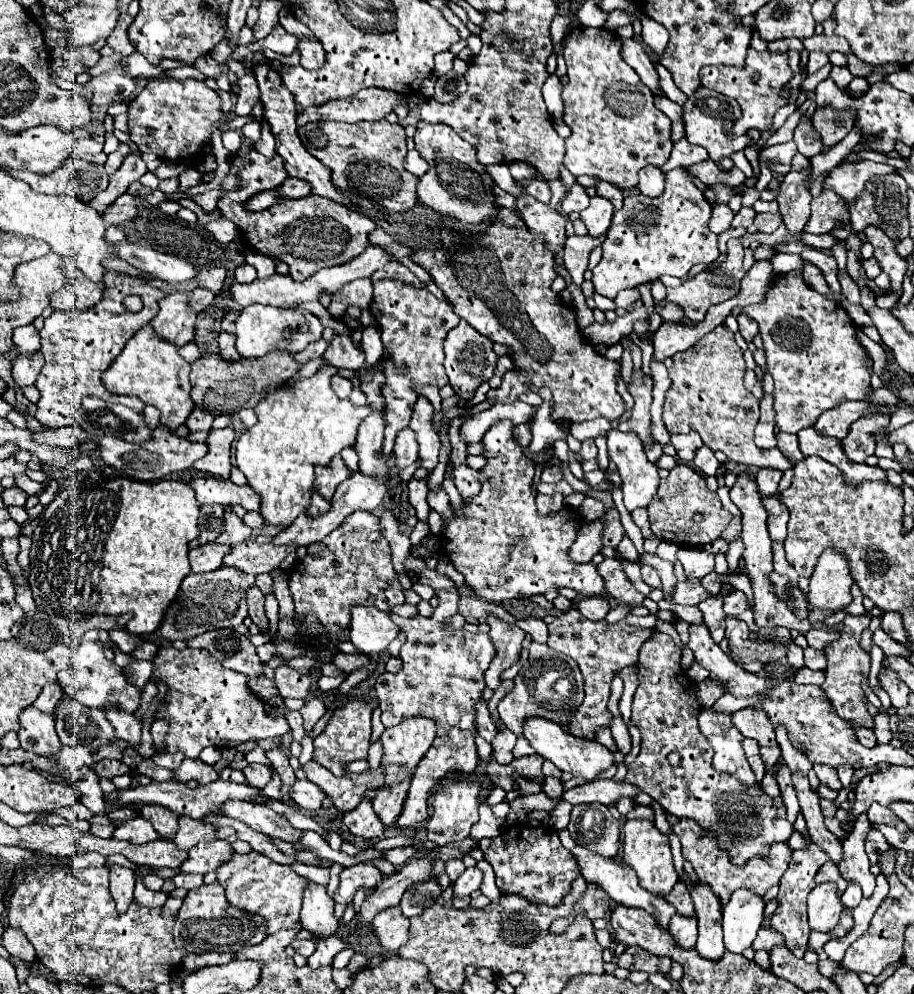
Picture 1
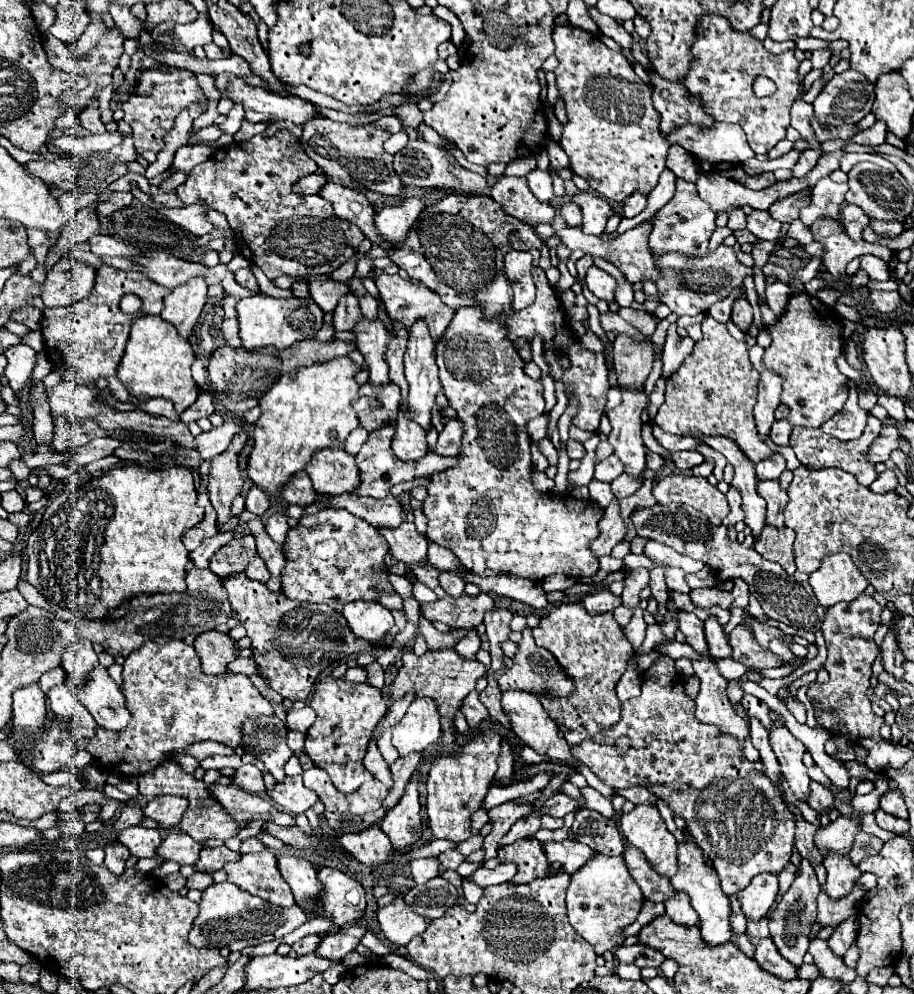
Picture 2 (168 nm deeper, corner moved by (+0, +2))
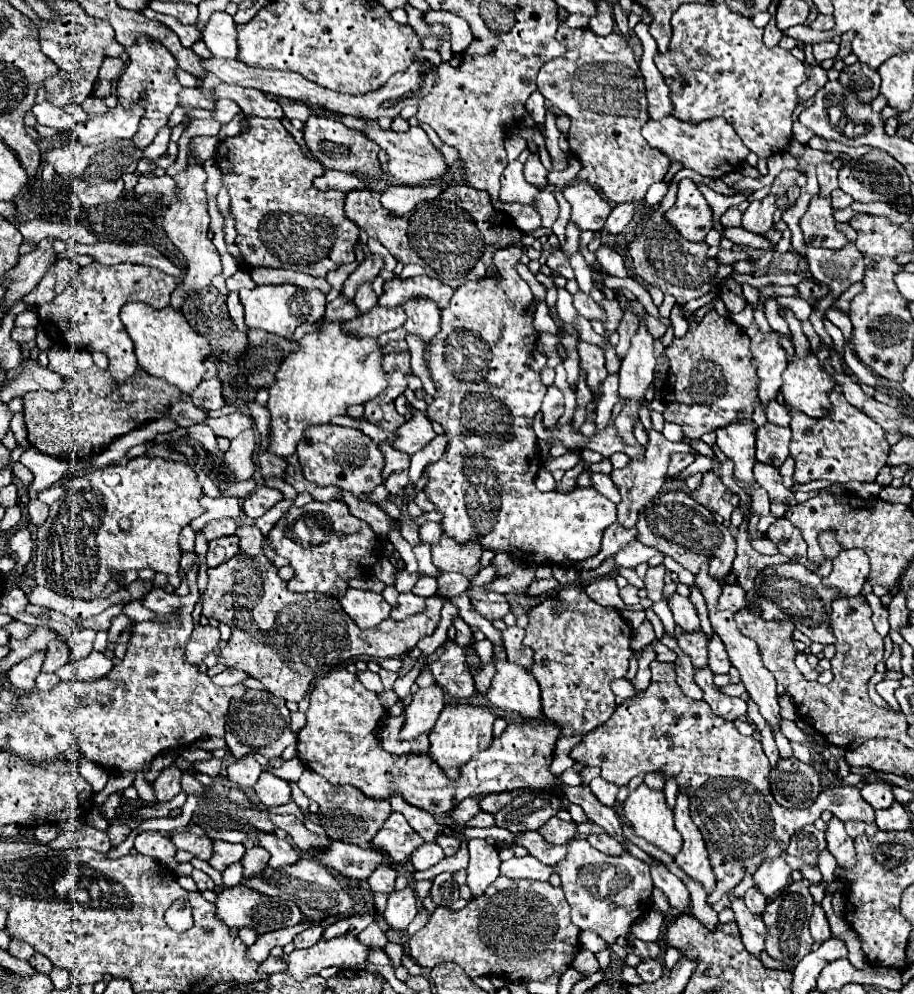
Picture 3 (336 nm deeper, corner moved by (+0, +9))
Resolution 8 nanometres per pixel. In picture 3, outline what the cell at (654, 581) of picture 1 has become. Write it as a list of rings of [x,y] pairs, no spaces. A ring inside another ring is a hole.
[[[657,565],[657,567],[649,567],[647,575],[645,575],[645,589],[649,593],[651,601],[661,601],[663,599],[663,577],[665,577],[665,567]]]

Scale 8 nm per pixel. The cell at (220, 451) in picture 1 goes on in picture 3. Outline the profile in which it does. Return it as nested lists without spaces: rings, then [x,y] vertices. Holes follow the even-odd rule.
[[[251,429],[243,431],[231,441],[231,447],[225,453],[225,465],[233,471],[237,479],[251,479],[255,469],[251,461],[253,449],[255,449],[255,435]]]

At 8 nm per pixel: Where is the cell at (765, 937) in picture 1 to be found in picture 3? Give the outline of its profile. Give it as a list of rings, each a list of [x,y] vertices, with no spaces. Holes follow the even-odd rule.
[[[751,887],[751,889],[745,893],[745,905],[747,905],[747,909],[749,909],[753,915],[763,915],[765,905],[767,905],[767,899],[765,899],[755,887]]]

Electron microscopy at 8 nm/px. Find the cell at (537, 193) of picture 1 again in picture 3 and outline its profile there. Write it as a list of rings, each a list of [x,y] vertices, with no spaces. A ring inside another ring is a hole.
[[[529,155],[527,163],[525,163],[525,179],[535,185],[535,187],[547,187],[547,169],[543,167],[539,155]]]

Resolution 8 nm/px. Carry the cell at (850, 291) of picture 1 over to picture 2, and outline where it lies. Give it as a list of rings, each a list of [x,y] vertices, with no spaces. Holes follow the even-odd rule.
[[[819,218],[817,222],[813,222],[811,226],[811,234],[813,240],[823,244],[825,252],[821,256],[825,270],[837,278],[847,282],[845,276],[845,266],[857,258],[859,254],[872,254],[881,258],[885,262],[889,262],[893,257],[893,252],[886,246],[869,242],[853,242],[843,228],[839,226],[839,222],[833,222],[833,218]]]

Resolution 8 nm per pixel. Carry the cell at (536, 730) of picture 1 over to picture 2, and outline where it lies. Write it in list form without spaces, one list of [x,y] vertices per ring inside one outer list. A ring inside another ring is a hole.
[[[507,690],[501,696],[501,706],[503,706],[505,714],[509,716],[509,722],[511,722],[513,732],[519,736],[519,740],[525,746],[531,746],[539,754],[547,754],[553,760],[573,760],[573,756],[569,752],[571,746],[565,742],[563,736],[559,736],[561,732],[557,730],[557,726],[553,724],[553,720],[549,718],[549,714],[545,712],[545,708],[541,706],[541,702],[539,702],[539,698],[535,694]]]

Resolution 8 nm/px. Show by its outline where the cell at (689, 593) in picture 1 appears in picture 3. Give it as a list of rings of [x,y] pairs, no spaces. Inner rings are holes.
[[[723,583],[723,591],[717,599],[717,609],[721,611],[739,611],[745,605],[745,591],[739,585]]]

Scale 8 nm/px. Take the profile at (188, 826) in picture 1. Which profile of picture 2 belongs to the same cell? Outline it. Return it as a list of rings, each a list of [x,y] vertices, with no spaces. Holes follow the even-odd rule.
[[[167,760],[165,764],[157,766],[157,770],[153,770],[151,774],[143,774],[139,778],[139,792],[141,796],[157,797],[161,795],[181,795],[189,800],[189,810],[185,810],[183,820],[181,820],[181,830],[185,834],[189,834],[195,842],[205,842],[209,838],[219,838],[219,840],[227,840],[231,836],[237,836],[237,832],[241,828],[247,826],[247,822],[237,822],[233,818],[229,818],[229,814],[225,814],[225,810],[221,810],[221,804],[215,798],[209,798],[209,786],[203,780],[197,780],[193,774],[185,774],[175,762]]]

